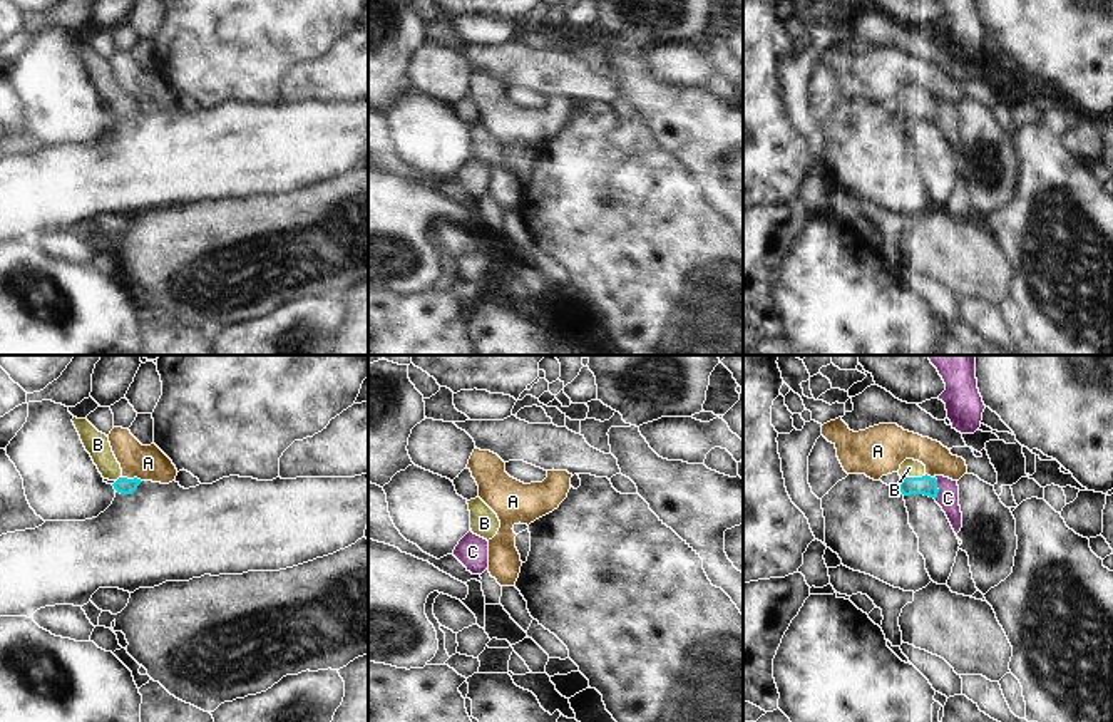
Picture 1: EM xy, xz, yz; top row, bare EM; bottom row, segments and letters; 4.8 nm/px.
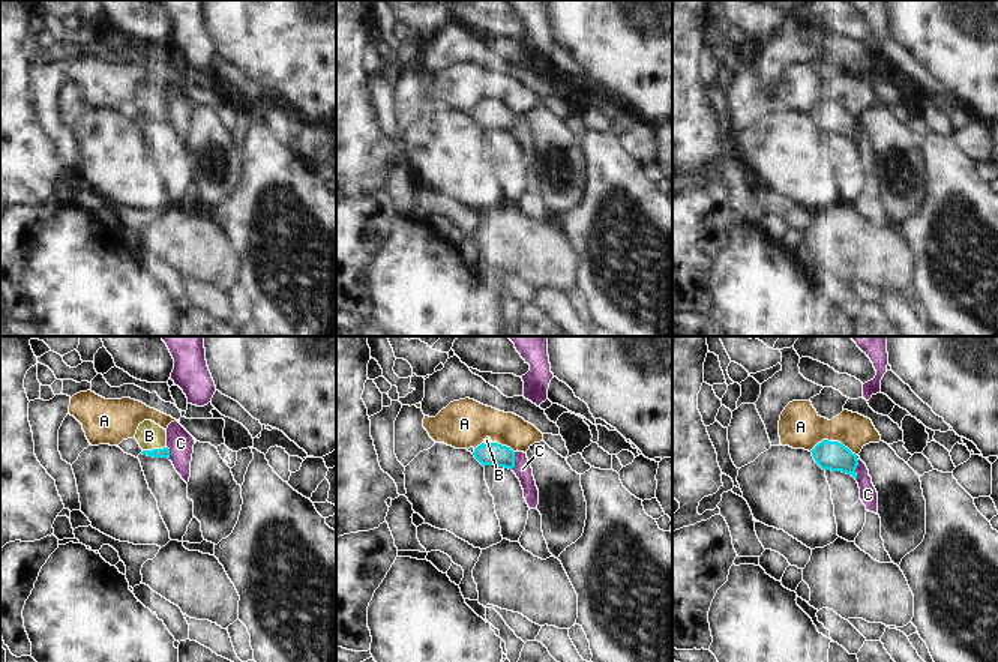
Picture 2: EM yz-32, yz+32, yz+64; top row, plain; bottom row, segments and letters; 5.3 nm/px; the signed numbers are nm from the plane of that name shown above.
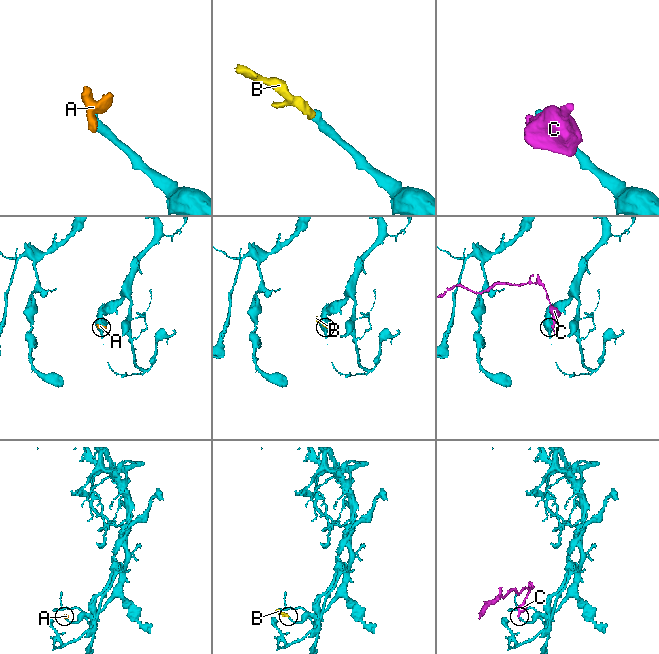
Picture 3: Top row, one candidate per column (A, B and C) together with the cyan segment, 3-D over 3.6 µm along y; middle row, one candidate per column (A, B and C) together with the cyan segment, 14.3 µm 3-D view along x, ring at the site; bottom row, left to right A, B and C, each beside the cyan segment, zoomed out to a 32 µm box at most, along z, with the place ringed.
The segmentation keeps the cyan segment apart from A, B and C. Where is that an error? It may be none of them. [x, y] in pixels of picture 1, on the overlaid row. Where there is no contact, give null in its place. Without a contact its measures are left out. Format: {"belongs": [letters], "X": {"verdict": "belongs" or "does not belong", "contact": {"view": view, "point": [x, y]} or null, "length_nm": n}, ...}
{"belongs": ["B"], "A": {"verdict": "does not belong", "contact": {"view": "xy", "point": [134, 478]}, "length_nm": 100}, "B": {"verdict": "belongs", "contact": {"view": "yz", "point": [912, 478]}, "length_nm": 130}, "C": {"verdict": "does not belong", "contact": {"view": "yz", "point": [936, 488]}, "length_nm": 110}}

